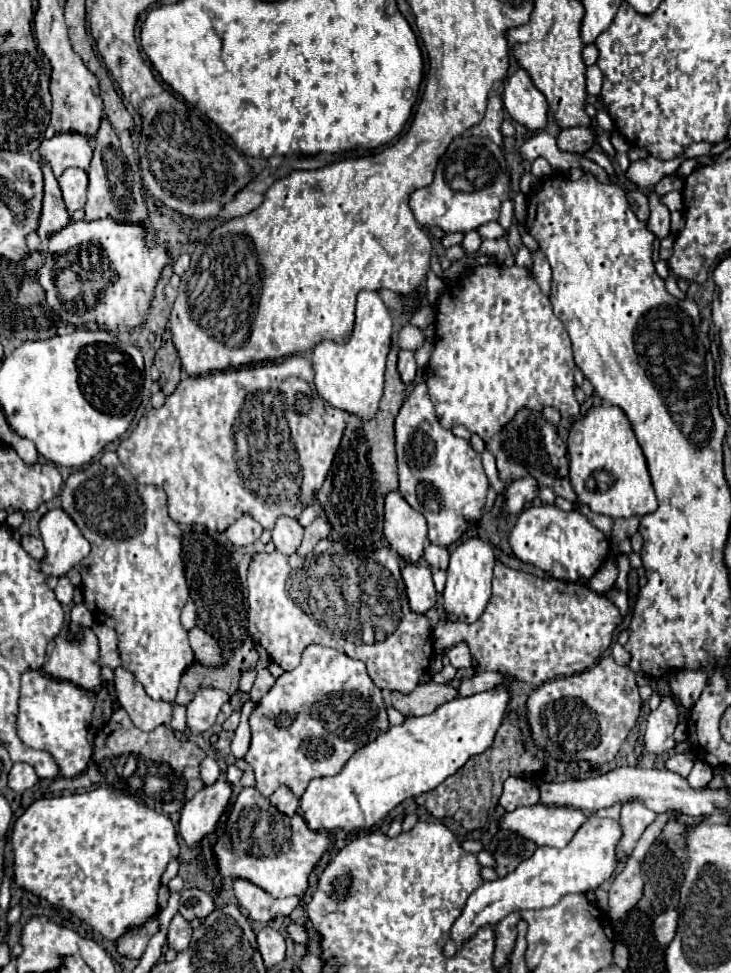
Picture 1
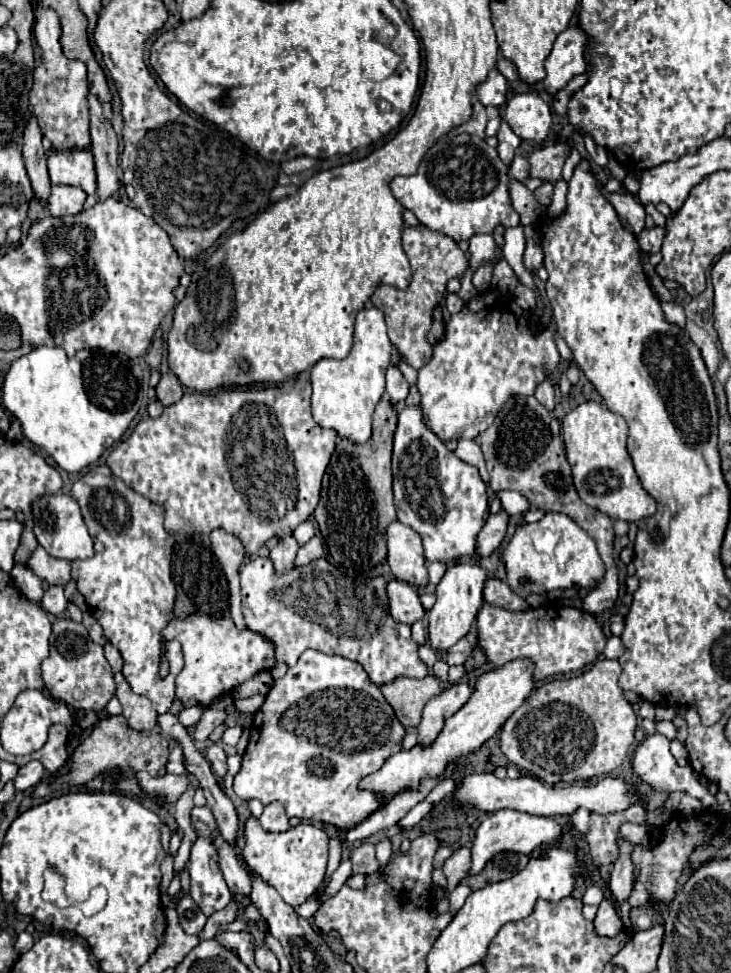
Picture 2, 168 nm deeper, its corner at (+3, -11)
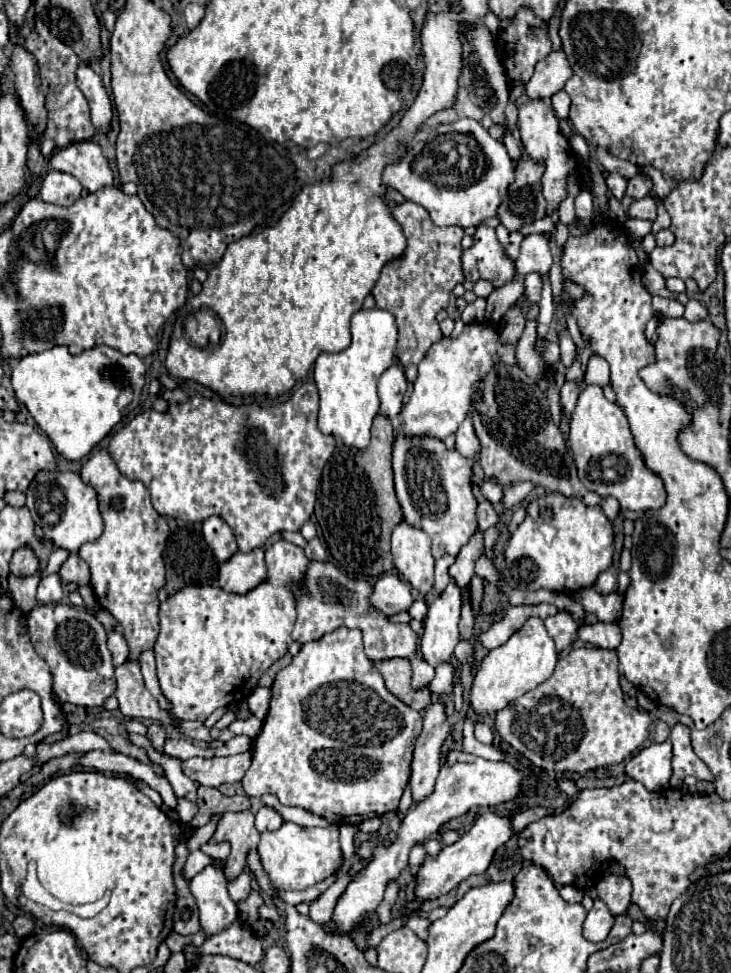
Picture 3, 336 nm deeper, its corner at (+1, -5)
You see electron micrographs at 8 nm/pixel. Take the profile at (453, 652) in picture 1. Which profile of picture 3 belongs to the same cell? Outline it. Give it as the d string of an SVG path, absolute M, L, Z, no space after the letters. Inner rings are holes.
M464 587L464 607L462 607L462 615L460 615L460 637L470 639L472 627L474 627L474 611L472 611L472 601L470 601L470 591L468 591L468 587Z

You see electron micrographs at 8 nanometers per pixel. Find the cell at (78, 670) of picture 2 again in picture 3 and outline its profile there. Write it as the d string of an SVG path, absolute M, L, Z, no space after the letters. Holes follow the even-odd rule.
M36 605L28 617L28 633L34 651L50 665L54 679L54 693L62 703L80 707L100 707L116 689L112 655L106 647L106 629L84 607L74 605Z

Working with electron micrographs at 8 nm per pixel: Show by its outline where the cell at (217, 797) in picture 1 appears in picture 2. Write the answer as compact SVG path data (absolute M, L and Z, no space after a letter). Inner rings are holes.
M196 837L190 851L188 871L192 879L190 895L206 915L216 913L230 903L232 893L218 865L218 849L214 849L206 837Z

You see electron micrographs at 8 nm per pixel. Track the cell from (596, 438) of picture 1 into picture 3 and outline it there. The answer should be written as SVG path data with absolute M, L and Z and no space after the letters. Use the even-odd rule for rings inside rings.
M586 385L580 393L570 421L570 445L578 477L590 491L600 497L612 495L618 499L622 509L630 511L660 509L666 503L664 483L656 473L648 471L624 411L604 397L600 385Z

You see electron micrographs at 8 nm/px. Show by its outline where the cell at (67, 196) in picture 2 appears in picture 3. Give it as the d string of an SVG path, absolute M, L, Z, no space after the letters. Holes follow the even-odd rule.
M48 171L48 175L42 181L40 197L46 203L54 205L72 205L80 197L82 185L76 177L62 173L62 171Z

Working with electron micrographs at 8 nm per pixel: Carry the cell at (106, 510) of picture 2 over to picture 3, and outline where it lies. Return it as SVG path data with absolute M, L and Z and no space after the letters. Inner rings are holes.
M106 449L96 451L82 465L80 477L82 477L84 483L92 485L98 493L100 513L104 517L104 531L102 531L100 539L96 539L94 543L84 543L84 547L80 547L80 551L78 551L78 555L90 565L90 571L92 571L92 583L90 585L96 593L98 603L102 605L102 609L110 611L116 617L116 621L118 621L116 631L126 637L126 641L130 645L130 659L138 659L140 651L152 649L154 641L158 637L158 597L156 597L156 593L158 593L158 589L164 587L162 551L166 547L170 527L164 521L164 517L158 515L158 511L152 507L146 487L140 481L126 479L118 471L116 461L110 457L110 453Z

